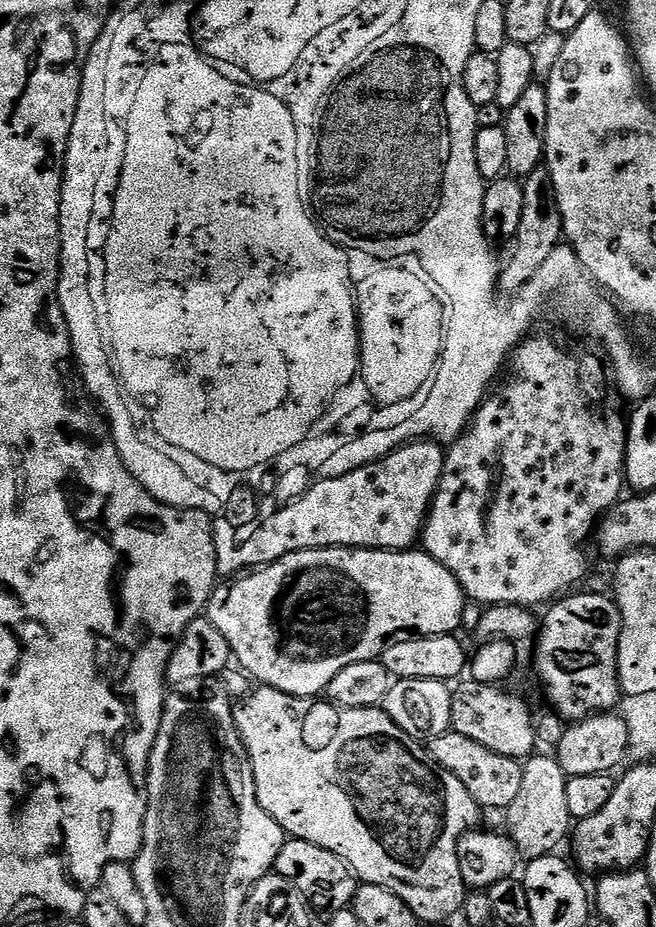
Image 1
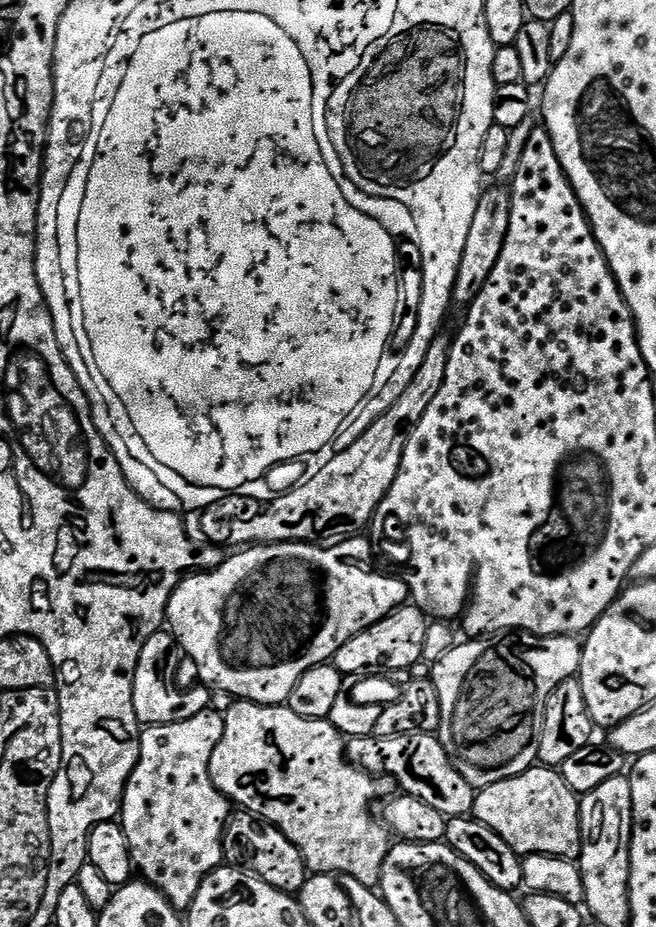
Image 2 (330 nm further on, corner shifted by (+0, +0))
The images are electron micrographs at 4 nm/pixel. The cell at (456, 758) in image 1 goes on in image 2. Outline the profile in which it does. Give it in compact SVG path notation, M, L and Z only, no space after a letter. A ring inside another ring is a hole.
M415 732L405 736L353 736L347 741L346 755L351 764L371 772L373 777L397 780L401 793L434 806L443 816L467 816L476 801L477 789L453 766L445 741L439 735Z

